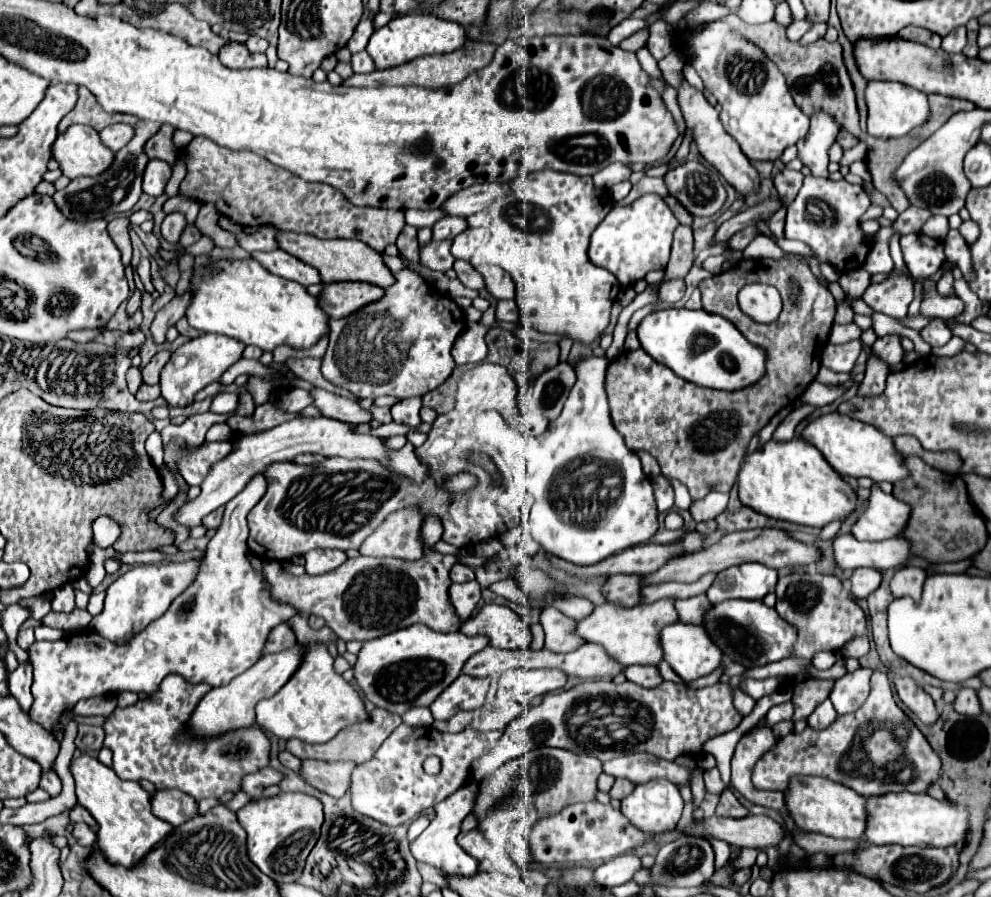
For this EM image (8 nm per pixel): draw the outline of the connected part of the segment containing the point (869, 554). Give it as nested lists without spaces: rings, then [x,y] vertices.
[[[852,534],[834,538],[834,562],[842,570],[860,566],[888,570],[898,568],[910,558],[910,544],[904,538],[888,538],[884,542],[860,542]]]

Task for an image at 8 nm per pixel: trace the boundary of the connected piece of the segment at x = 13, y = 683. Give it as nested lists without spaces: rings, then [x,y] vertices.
[[[20,664],[14,672],[10,672],[10,676],[8,676],[10,694],[18,700],[20,708],[26,712],[30,710],[30,706],[34,702],[30,686],[32,686],[32,666],[30,664]]]

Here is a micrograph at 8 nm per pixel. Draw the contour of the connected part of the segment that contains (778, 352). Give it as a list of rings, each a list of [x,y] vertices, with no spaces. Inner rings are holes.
[[[740,260],[732,270],[722,272],[718,276],[706,278],[700,282],[702,292],[702,308],[712,314],[720,314],[728,318],[752,344],[758,344],[768,350],[768,368],[766,376],[746,390],[736,392],[724,392],[724,390],[712,390],[712,388],[700,388],[696,384],[690,384],[682,378],[678,378],[670,368],[658,364],[654,358],[650,358],[642,348],[628,352],[624,350],[616,360],[610,362],[608,374],[606,374],[606,394],[610,404],[610,418],[616,430],[622,434],[624,442],[632,450],[646,450],[650,452],[662,470],[662,476],[666,480],[678,480],[684,484],[692,496],[692,500],[702,500],[712,490],[730,490],[736,482],[740,462],[746,454],[748,442],[752,440],[754,432],[764,428],[770,418],[782,410],[784,406],[792,404],[802,396],[802,392],[808,388],[808,384],[816,378],[820,368],[820,354],[824,346],[828,344],[828,334],[834,324],[836,314],[836,302],[828,288],[820,286],[816,276],[810,272],[808,266],[790,262],[790,260]],[[752,282],[764,282],[770,286],[776,286],[780,290],[784,308],[778,320],[770,324],[760,324],[752,320],[748,314],[744,314],[736,302],[738,292]]]

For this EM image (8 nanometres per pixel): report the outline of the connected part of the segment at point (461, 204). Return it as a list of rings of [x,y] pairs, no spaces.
[[[476,184],[476,186],[460,190],[460,194],[452,194],[452,198],[448,198],[442,204],[442,210],[446,212],[446,216],[468,218],[484,210],[488,204],[492,204],[498,196],[506,192],[508,188],[502,184]]]

